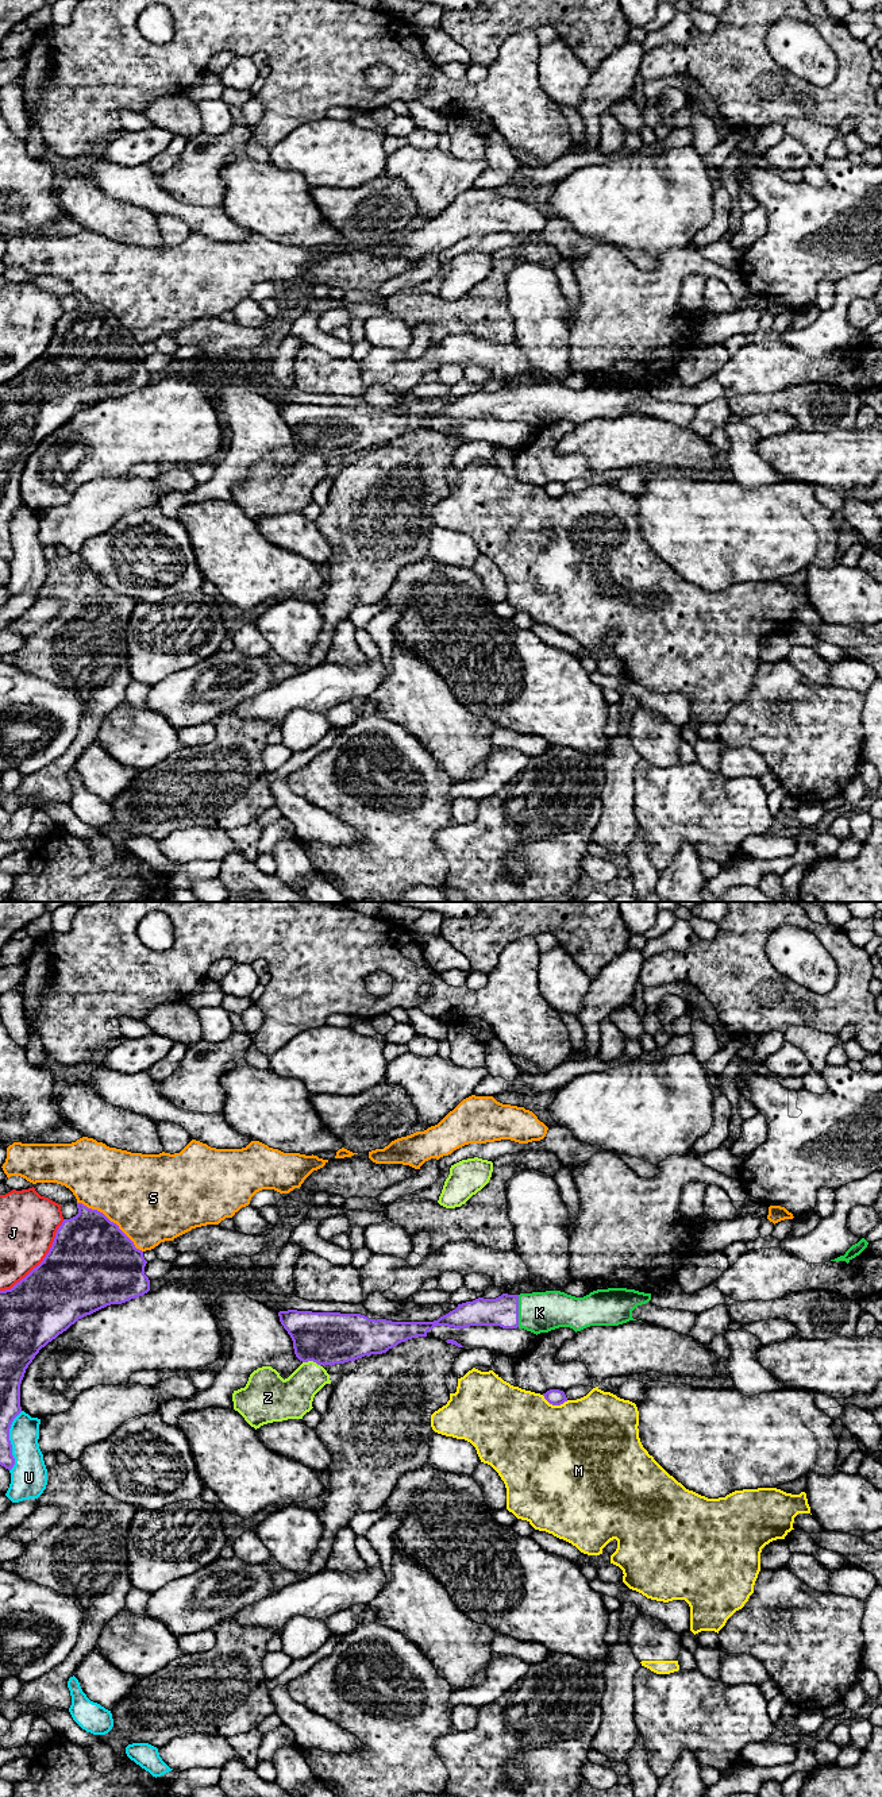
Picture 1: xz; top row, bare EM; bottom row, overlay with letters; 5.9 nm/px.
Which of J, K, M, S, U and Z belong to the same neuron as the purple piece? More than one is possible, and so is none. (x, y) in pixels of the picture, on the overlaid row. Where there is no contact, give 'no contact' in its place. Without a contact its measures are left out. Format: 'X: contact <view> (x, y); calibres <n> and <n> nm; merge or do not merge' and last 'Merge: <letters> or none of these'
J: contact xz (42, 1261); calibres 480 and 340 nm; do not merge
K: contact xz (517, 1311); calibres 180 and 240 nm; merge
M: contact xz (555, 1404); calibres 100 and 500 nm; do not merge
S: contact xz (110, 1221); calibres 480 and 480 nm; do not merge
U: contact xz (10, 1441); calibres 130 and 220 nm; do not merge
Z: contact xz (312, 1360); calibres 320 and 240 nm; do not merge
Merge: K

